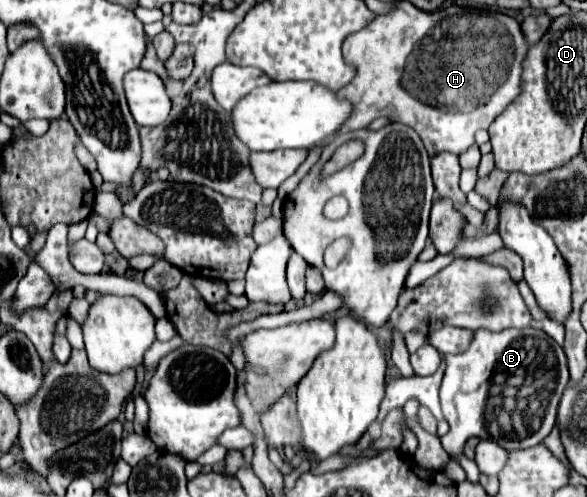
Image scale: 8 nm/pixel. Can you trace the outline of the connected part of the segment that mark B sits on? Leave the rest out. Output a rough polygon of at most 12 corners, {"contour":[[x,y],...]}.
{"contour":[[536,328],[476,330],[446,356],[448,454],[532,448],[568,384]]}

